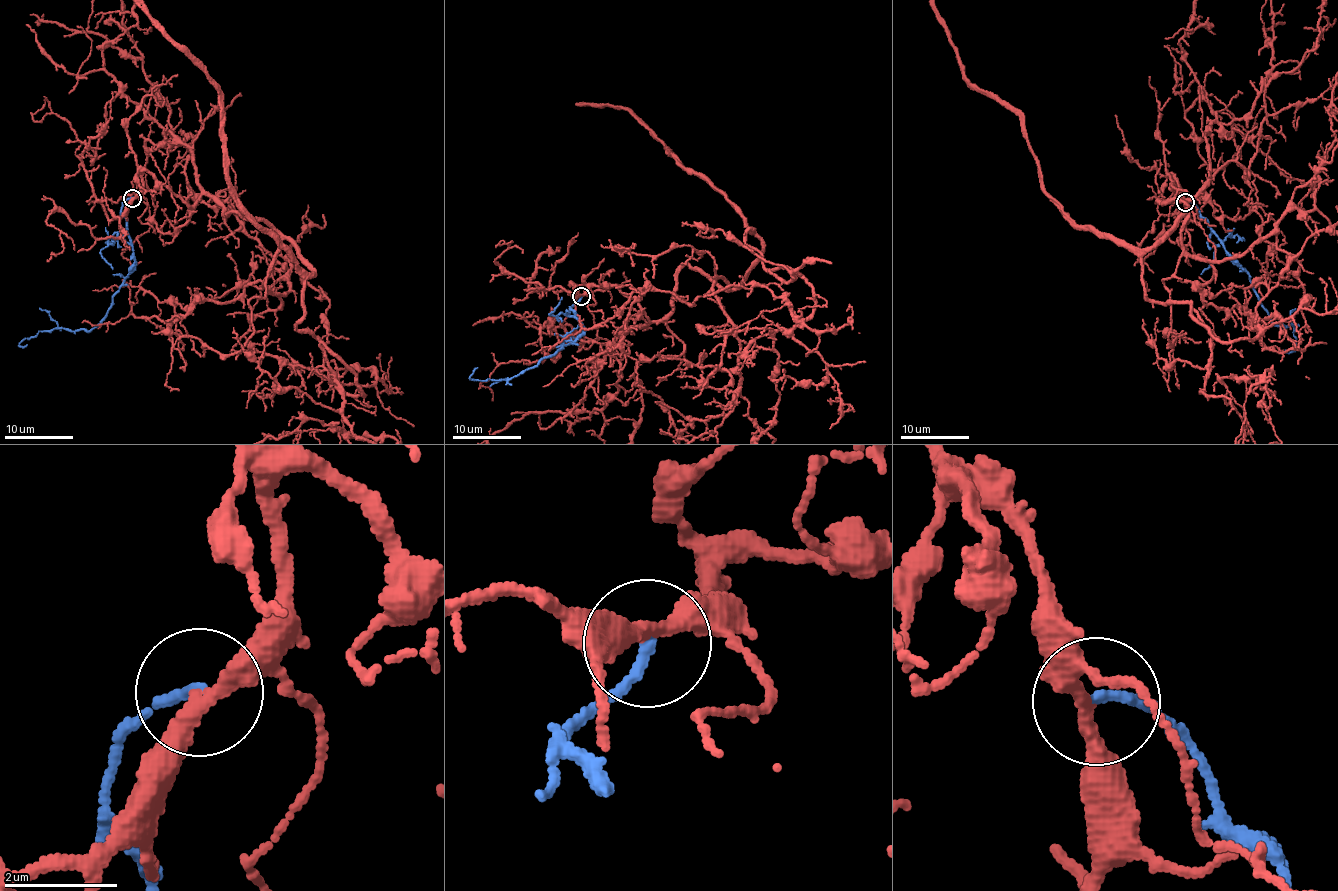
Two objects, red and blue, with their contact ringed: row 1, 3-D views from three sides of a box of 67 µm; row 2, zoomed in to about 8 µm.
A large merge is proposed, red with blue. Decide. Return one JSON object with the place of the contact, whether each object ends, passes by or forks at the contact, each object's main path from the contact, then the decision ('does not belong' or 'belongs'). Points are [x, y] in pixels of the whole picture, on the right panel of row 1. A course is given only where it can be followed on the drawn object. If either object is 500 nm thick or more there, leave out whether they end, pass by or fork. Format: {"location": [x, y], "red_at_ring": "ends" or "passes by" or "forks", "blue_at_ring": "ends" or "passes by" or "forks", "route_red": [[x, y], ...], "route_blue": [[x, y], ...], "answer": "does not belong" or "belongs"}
{"location": [1185, 202], "red_at_ring": "passes by", "blue_at_ring": "ends", "route_red": [[1184, 201], [1170, 174], [1209, 177], [1145, 248], [1063, 212]], "route_blue": [[1186, 201], [1193, 202], [1249, 276], [1261, 305], [1275, 324], [1293, 326], [1294, 349], [1288, 353], [1284, 349]], "answer": "belongs"}

